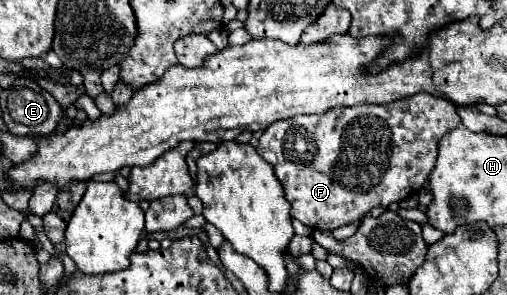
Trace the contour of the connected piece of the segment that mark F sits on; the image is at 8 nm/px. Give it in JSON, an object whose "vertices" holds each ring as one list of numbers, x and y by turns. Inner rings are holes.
{"vertices":[[412,95,388,105,334,107,324,115,298,115,276,121,262,133,258,153,274,167,286,199,292,205,290,215,310,229,332,231,360,219,372,207,388,207,390,203,398,203,408,195,418,193,436,163,440,137,456,125,460,125,460,117,448,99]]}

